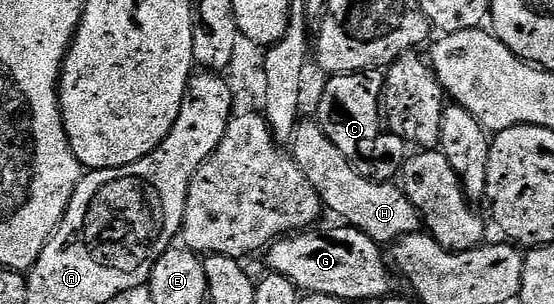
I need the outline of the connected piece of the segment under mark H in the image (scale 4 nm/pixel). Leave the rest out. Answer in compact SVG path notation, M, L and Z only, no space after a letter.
M316 121L299 122L294 137L288 144L288 151L300 173L308 177L312 189L316 189L316 193L321 197L323 208L339 215L343 224L372 237L375 243L393 245L399 239L417 235L423 230L422 216L418 214L412 201L408 201L401 186L393 182L377 183L368 177L360 177L360 173L352 169L344 153L340 153L340 149L332 145L332 141Z

